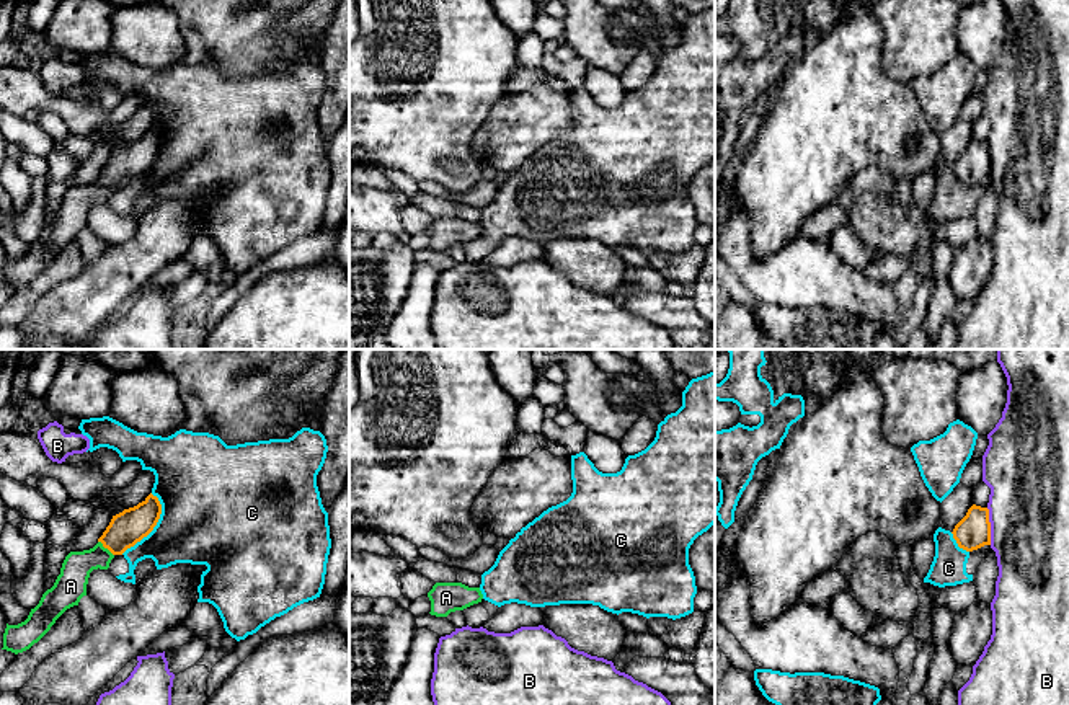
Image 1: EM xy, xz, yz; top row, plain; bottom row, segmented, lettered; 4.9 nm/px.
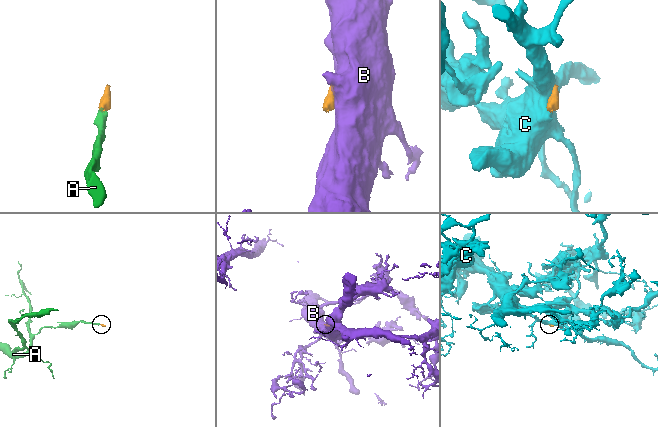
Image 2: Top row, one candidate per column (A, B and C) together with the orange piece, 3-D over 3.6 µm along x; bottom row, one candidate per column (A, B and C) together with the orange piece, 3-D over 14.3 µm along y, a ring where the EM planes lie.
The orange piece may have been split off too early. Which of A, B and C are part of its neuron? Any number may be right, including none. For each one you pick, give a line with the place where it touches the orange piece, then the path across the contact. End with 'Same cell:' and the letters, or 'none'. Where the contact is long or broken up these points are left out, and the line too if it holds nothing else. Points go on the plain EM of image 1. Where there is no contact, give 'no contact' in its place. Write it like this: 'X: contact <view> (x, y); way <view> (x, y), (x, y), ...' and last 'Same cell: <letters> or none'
A: contact xy (106, 181); way xy (128, 162), (106, 181), (75, 204)
Same cell: A

